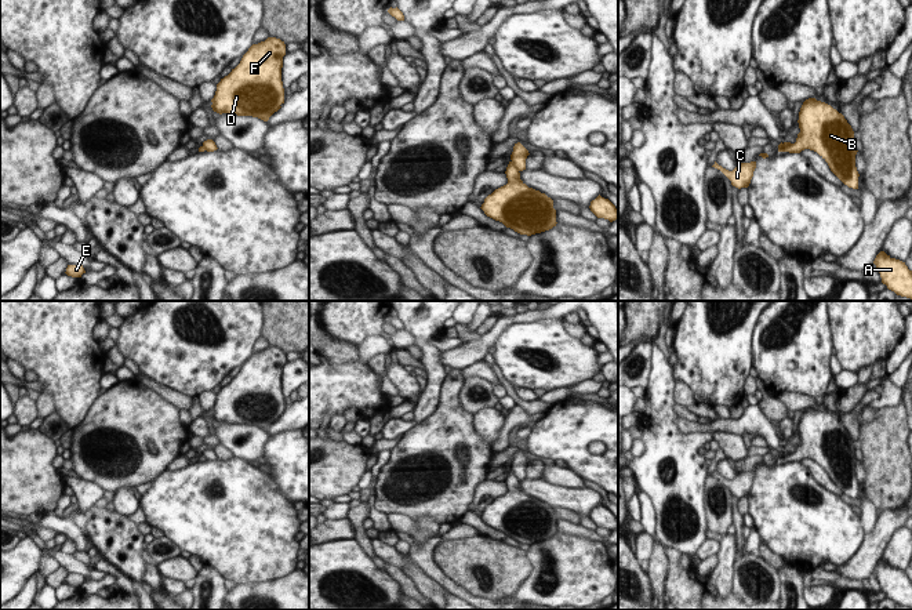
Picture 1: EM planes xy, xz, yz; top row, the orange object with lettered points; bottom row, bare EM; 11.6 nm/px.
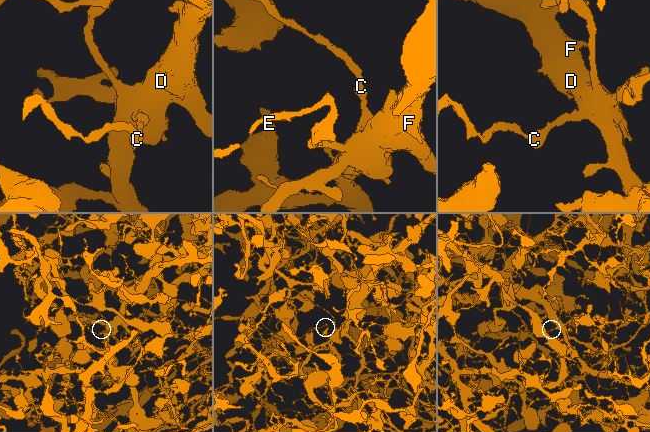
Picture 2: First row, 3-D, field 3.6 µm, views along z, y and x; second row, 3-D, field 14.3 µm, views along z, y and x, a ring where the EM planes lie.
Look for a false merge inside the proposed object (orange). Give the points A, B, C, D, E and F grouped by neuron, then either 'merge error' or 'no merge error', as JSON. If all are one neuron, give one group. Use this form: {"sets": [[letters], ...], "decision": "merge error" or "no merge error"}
{"sets": [["A", "B", "D", "E", "F"], ["C"]], "decision": "merge error"}

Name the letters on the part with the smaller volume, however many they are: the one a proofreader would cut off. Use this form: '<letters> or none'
C

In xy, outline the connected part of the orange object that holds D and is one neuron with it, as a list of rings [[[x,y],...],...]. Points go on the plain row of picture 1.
[[[268,346],[252,353],[240,373],[217,393],[211,409],[212,420],[268,431],[284,413],[281,391],[284,364],[286,353],[280,348]]]

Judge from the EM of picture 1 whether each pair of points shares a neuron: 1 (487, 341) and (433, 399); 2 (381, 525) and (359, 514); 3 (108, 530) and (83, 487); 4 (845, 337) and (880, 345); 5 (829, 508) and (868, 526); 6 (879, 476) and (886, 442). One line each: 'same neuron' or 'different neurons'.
1: different neurons
2: different neurons
3: different neurons
4: same neuron
5: different neurons
6: same neuron

